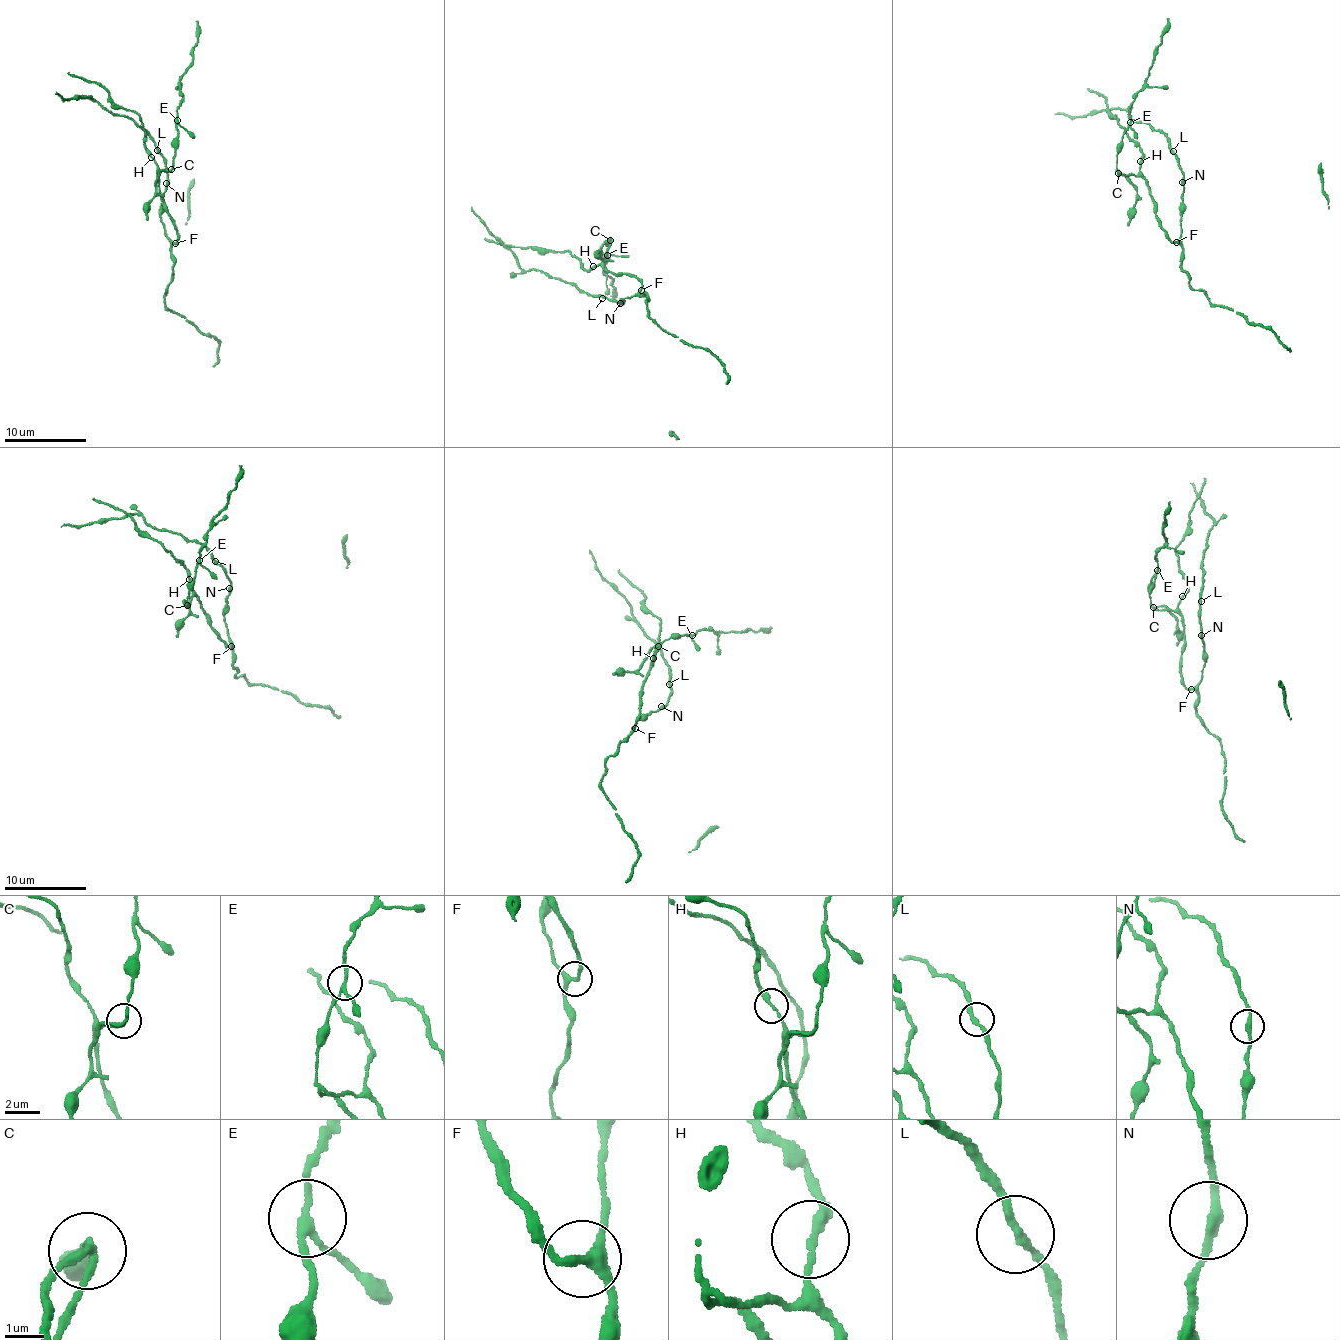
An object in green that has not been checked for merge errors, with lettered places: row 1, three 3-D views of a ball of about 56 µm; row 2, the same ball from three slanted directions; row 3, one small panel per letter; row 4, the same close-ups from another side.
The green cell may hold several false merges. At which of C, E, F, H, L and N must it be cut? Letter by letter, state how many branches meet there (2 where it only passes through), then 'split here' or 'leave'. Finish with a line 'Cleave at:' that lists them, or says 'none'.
C: 3 branches meet; split here
E: 3 branches meet; leave
F: 3 branches meet; leave
H: 2 branches meet; leave
L: 2 branches meet; leave
N: 2 branches meet; leave
Cleave at: C

